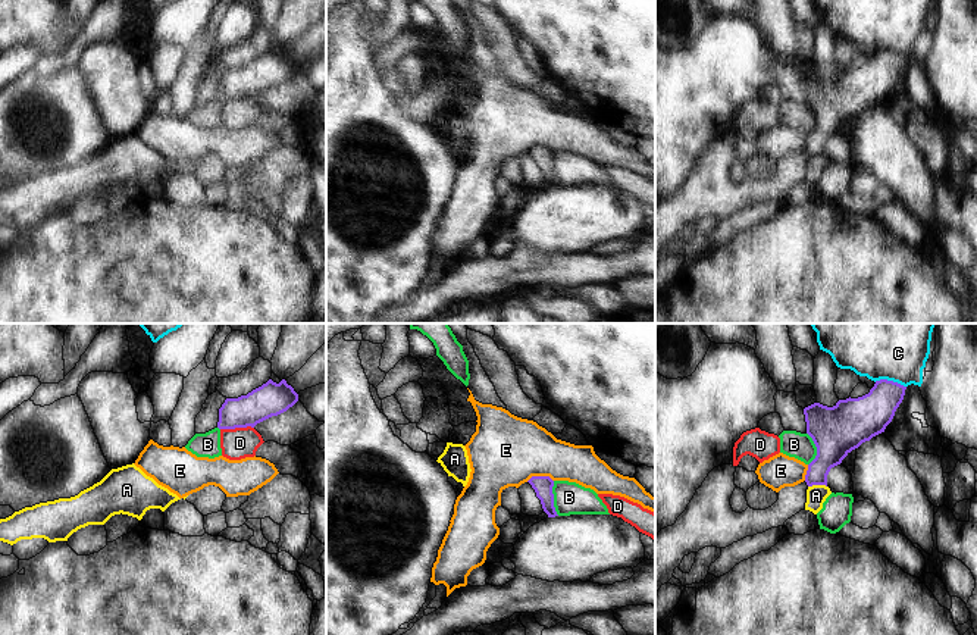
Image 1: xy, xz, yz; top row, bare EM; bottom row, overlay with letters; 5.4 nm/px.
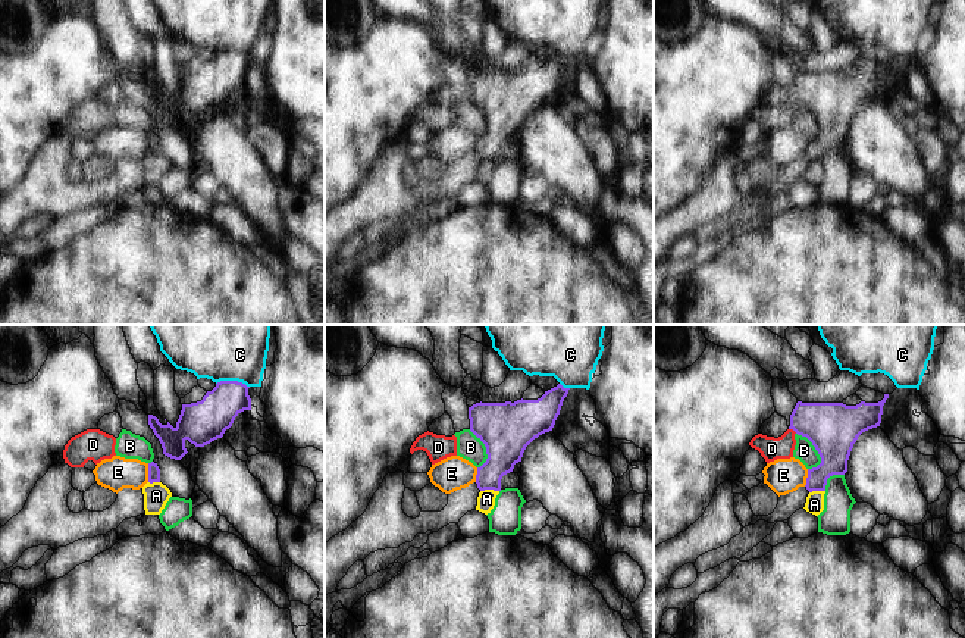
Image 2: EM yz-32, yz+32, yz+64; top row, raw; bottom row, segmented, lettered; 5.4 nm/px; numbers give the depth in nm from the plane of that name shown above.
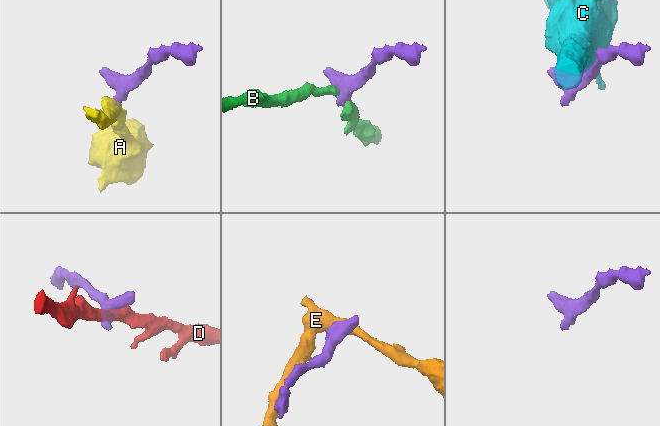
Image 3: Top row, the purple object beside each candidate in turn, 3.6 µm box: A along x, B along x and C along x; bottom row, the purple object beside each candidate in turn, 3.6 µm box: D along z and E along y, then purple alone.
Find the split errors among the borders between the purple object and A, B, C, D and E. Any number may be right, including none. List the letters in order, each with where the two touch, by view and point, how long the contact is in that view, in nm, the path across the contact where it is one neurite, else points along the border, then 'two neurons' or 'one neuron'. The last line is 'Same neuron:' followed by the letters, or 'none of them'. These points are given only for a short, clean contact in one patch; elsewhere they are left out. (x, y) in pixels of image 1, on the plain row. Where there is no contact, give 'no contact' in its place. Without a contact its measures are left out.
A: meets purple in yz at (817, 155); contact 100 nm long; border along yz (826, 156), (808, 158); two neurons
B: meets purple in xz at (553, 169); contact 190 nm long; border along xz (553, 152), (553, 177), (559, 185); two neurons
C: meets purple in yz at (891, 52); contact 180 nm long; two neurons
D: meets purple in xy at (237, 97); contact 180 nm long; border along xy (253, 97), (221, 100); two neurons
E: meets purple in xz at (539, 147); contact 150 nm long; border along xz (553, 150), (548, 147), (531, 147), (526, 152); two neurons
Same neuron: none of them

